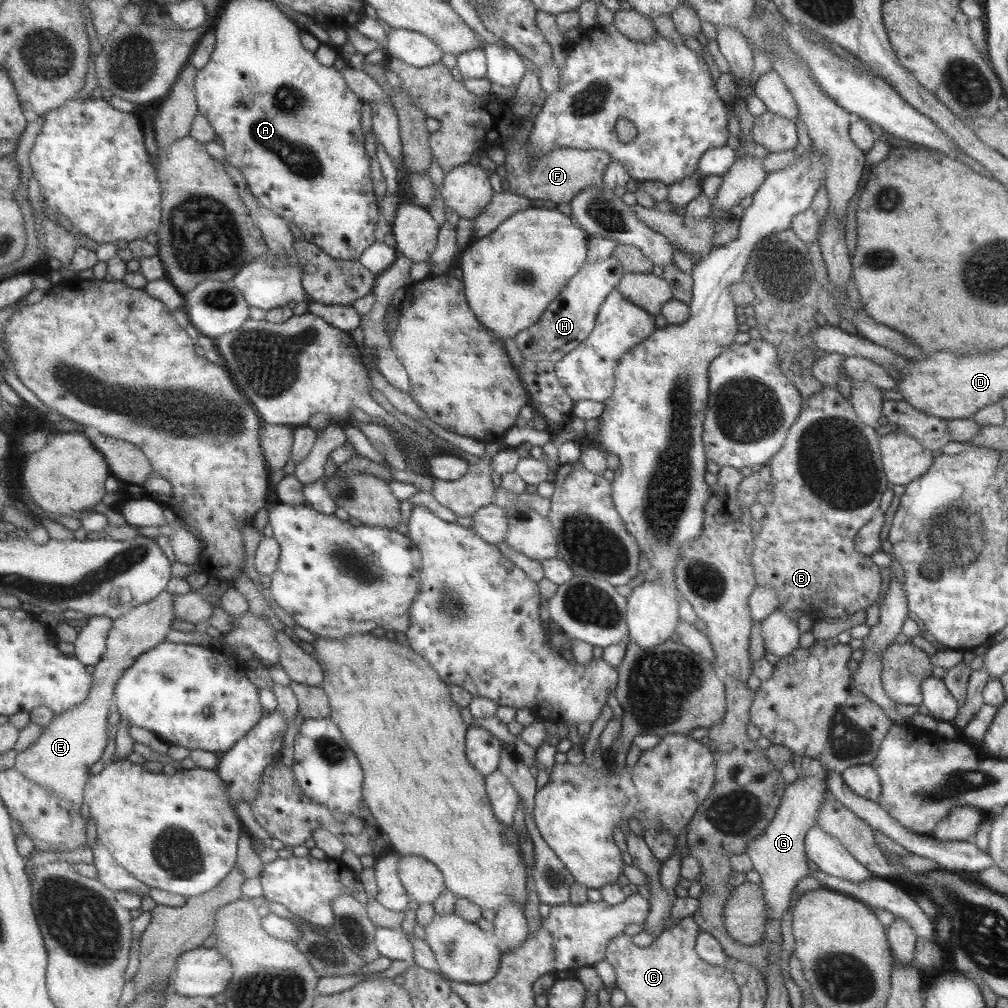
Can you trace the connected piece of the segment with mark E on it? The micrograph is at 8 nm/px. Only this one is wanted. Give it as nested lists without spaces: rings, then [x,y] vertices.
[[[164,589],[154,600],[135,606],[124,616],[113,620],[105,640],[105,653],[101,655],[102,659],[97,665],[93,666],[87,698],[81,704],[55,714],[53,721],[43,728],[39,738],[15,755],[13,769],[33,784],[53,791],[79,809],[85,781],[91,775],[89,768],[100,759],[108,742],[107,715],[113,707],[113,687],[116,680],[134,664],[137,656],[165,640],[171,623],[175,620],[173,596]]]

